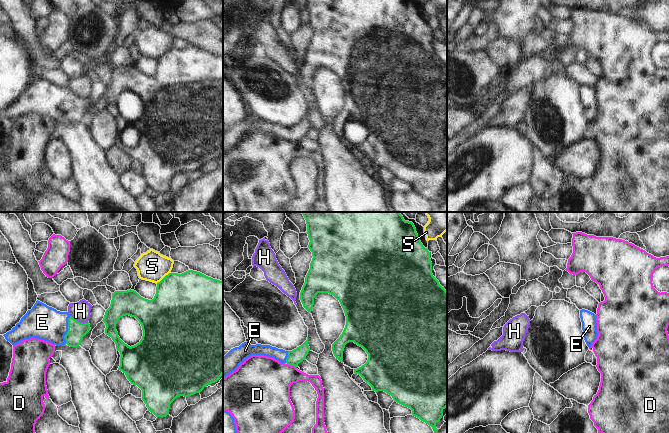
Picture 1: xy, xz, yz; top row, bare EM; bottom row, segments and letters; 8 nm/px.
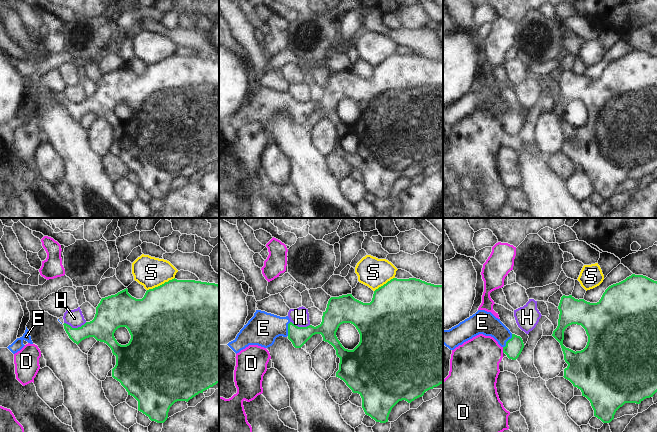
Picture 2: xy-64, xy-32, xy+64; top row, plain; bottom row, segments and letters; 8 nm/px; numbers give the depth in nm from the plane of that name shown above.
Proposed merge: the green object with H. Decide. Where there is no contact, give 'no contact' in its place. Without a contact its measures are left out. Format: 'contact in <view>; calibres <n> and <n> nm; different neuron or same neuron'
contact in xy; calibres 140 and 150 nm; different neuron

